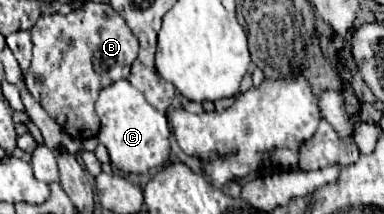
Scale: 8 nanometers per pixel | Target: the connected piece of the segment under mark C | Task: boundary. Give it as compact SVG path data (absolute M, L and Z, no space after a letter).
M122 79L112 83L110 87L100 91L96 101L96 113L100 117L100 133L98 141L108 149L110 161L124 173L146 175L150 171L158 171L170 159L170 127L166 121L166 113L154 109L138 91L130 85L130 81Z

